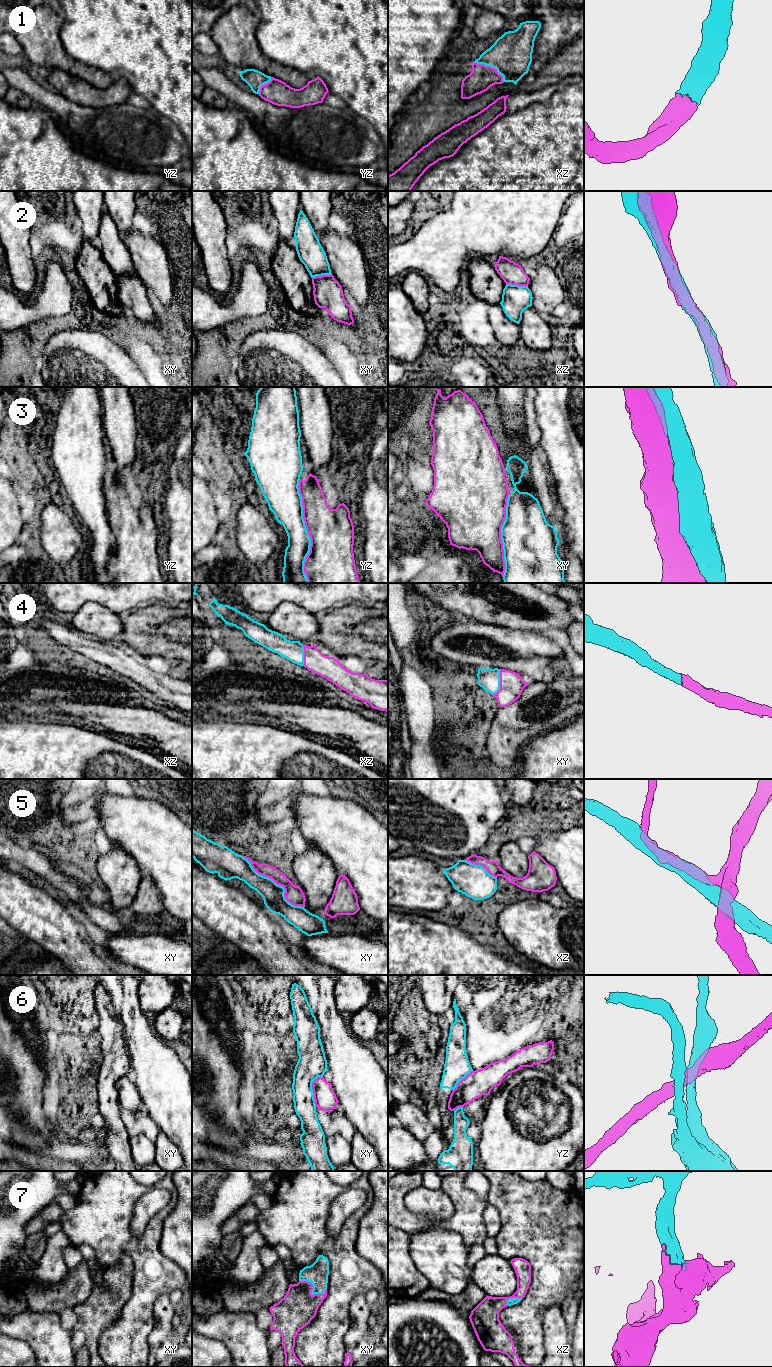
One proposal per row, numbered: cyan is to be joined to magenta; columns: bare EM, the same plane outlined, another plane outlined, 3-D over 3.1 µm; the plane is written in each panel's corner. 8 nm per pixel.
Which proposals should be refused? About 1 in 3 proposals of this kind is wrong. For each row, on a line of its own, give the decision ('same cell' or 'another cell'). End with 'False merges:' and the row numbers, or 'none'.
1: same cell
2: same cell
3: same cell
4: same cell
5: another cell
6: another cell
7: same cell
False merges: 5, 6

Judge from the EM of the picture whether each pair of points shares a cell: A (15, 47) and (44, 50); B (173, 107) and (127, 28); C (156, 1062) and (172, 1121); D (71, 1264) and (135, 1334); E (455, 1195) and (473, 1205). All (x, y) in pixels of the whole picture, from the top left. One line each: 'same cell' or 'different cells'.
A: different cells
B: same cell
C: same cell
D: different cells
E: same cell

